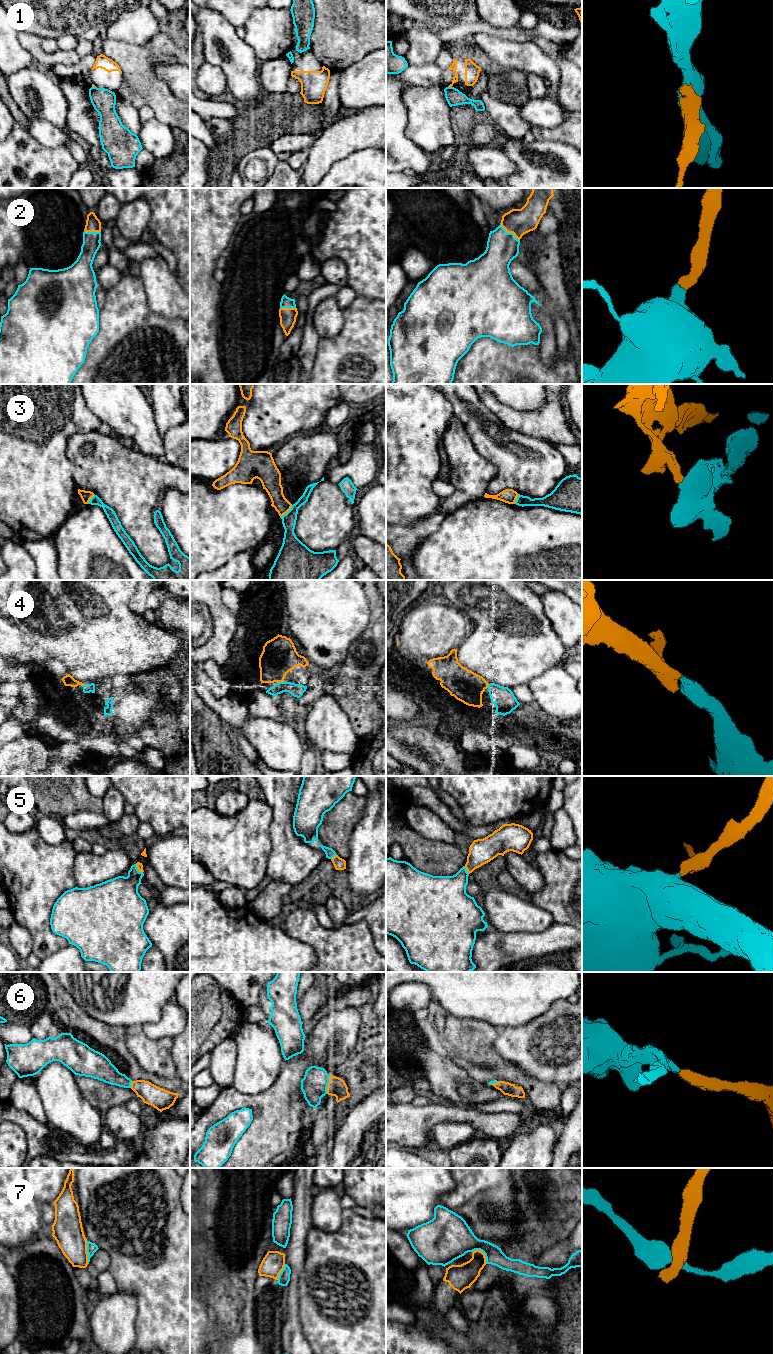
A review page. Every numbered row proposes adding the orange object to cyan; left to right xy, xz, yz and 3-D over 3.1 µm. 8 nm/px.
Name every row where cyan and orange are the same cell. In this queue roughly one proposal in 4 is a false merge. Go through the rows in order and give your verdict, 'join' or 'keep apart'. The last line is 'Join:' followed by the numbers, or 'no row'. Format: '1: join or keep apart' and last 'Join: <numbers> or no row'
1: keep apart
2: join
3: keep apart
4: join
5: join
6: join
7: keep apart
Join: 2, 4, 5, 6

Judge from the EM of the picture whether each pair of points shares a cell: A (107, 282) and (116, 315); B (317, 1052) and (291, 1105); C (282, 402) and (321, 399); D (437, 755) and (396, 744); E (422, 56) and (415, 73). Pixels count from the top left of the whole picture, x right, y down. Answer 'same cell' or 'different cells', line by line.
A: different cells
B: same cell
C: same cell
D: same cell
E: different cells

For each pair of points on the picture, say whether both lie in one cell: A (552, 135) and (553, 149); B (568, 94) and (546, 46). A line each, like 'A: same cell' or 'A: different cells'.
A: different cells
B: same cell

